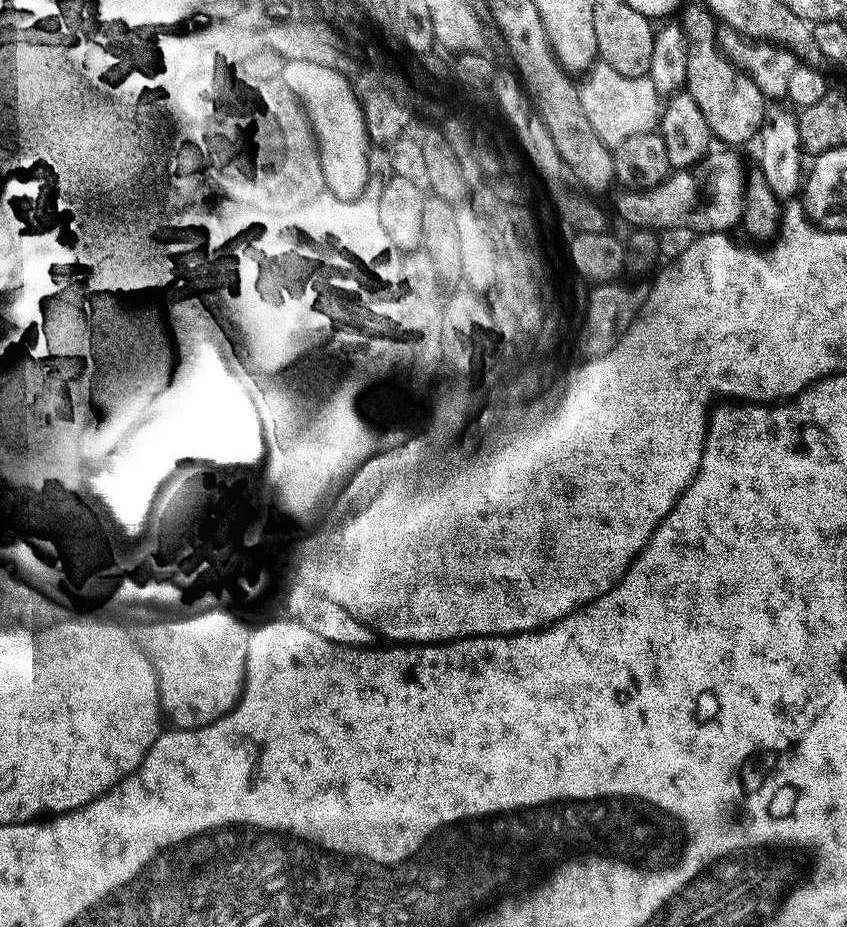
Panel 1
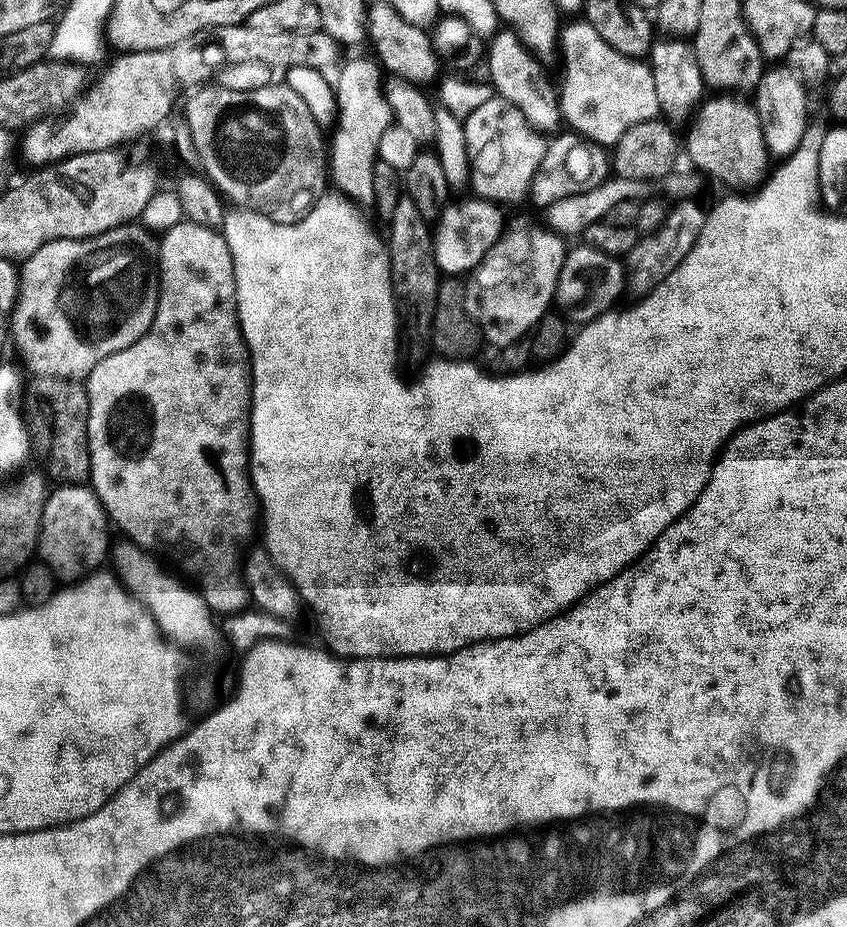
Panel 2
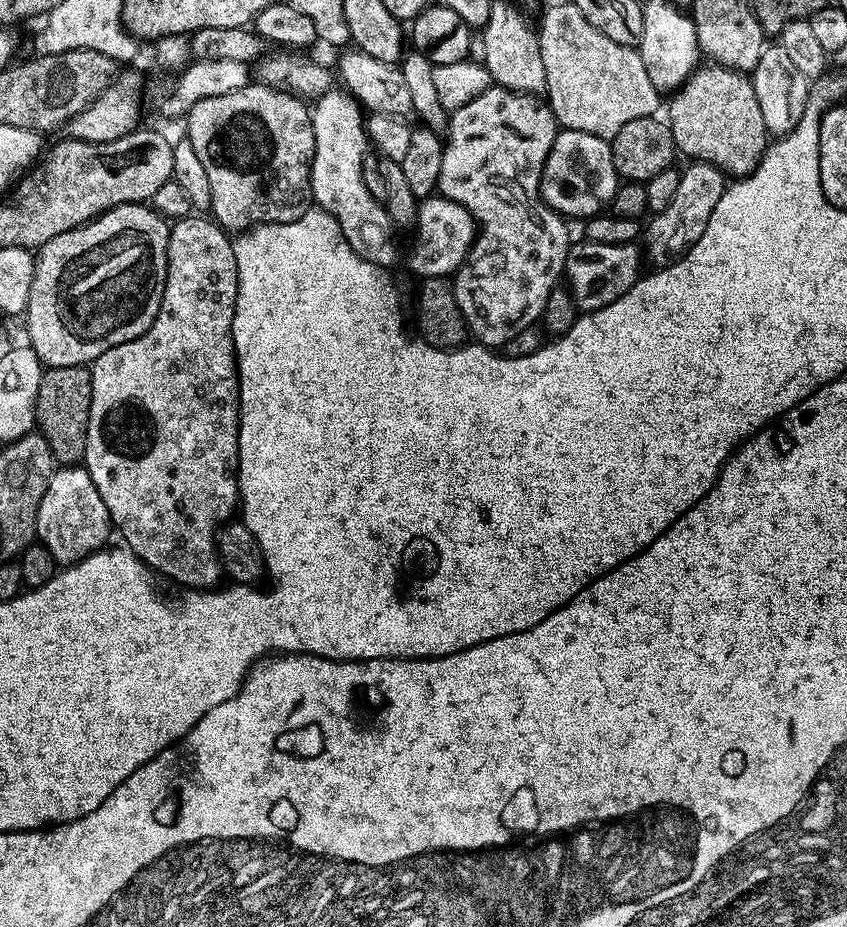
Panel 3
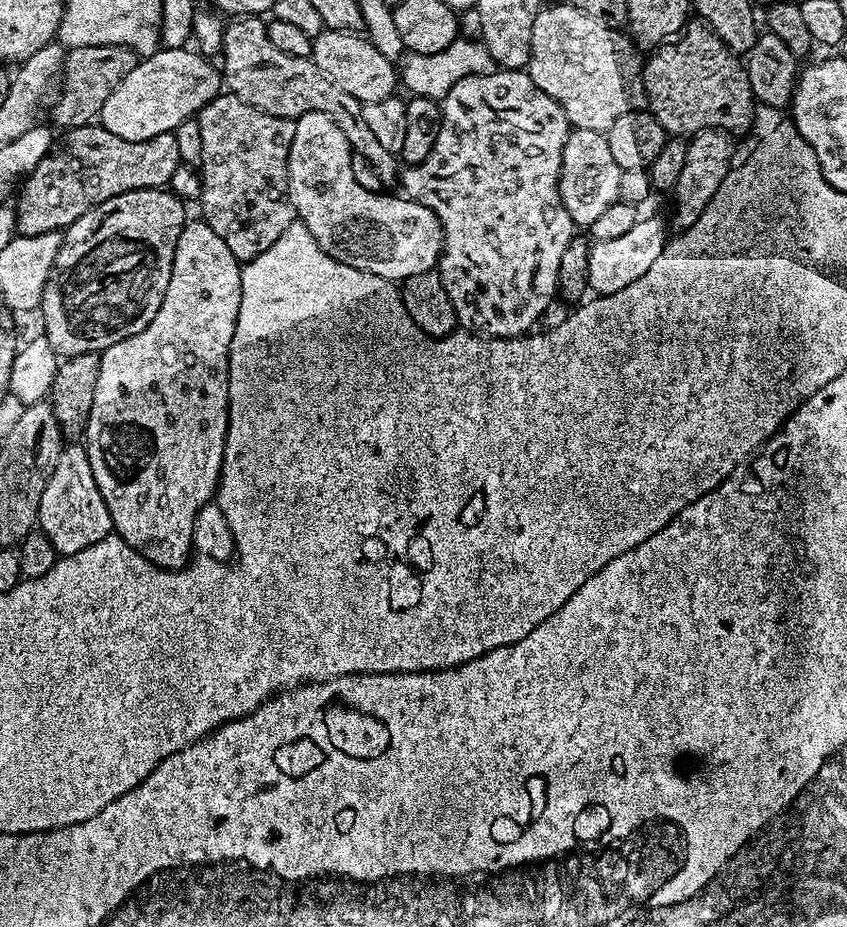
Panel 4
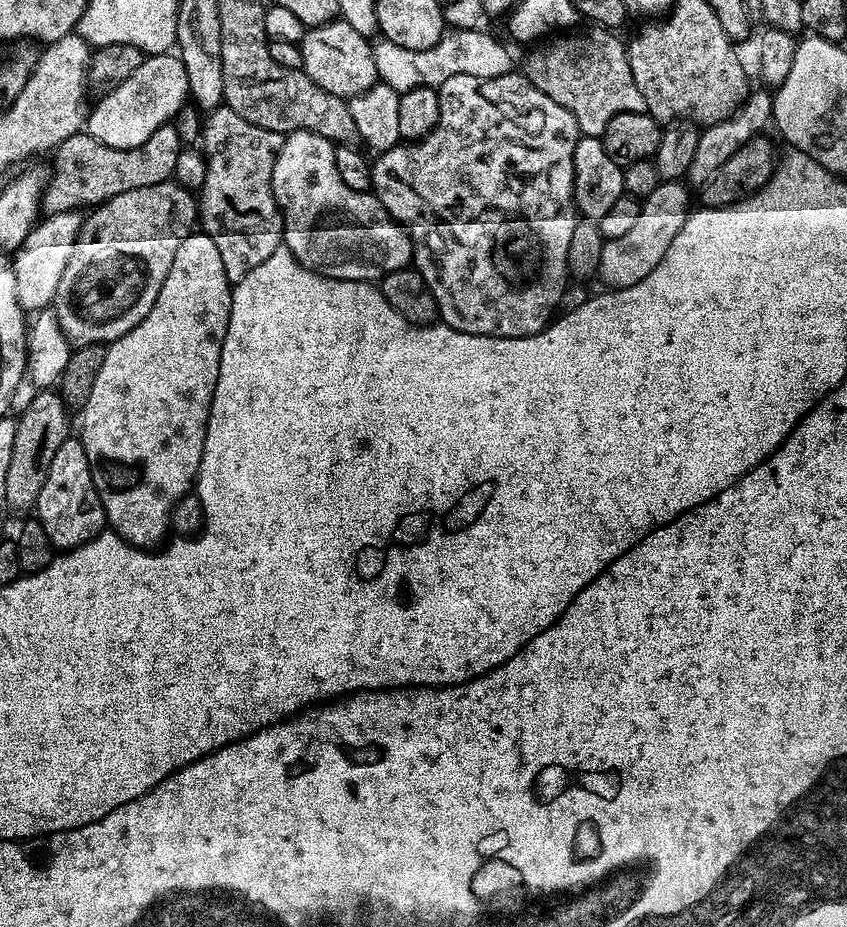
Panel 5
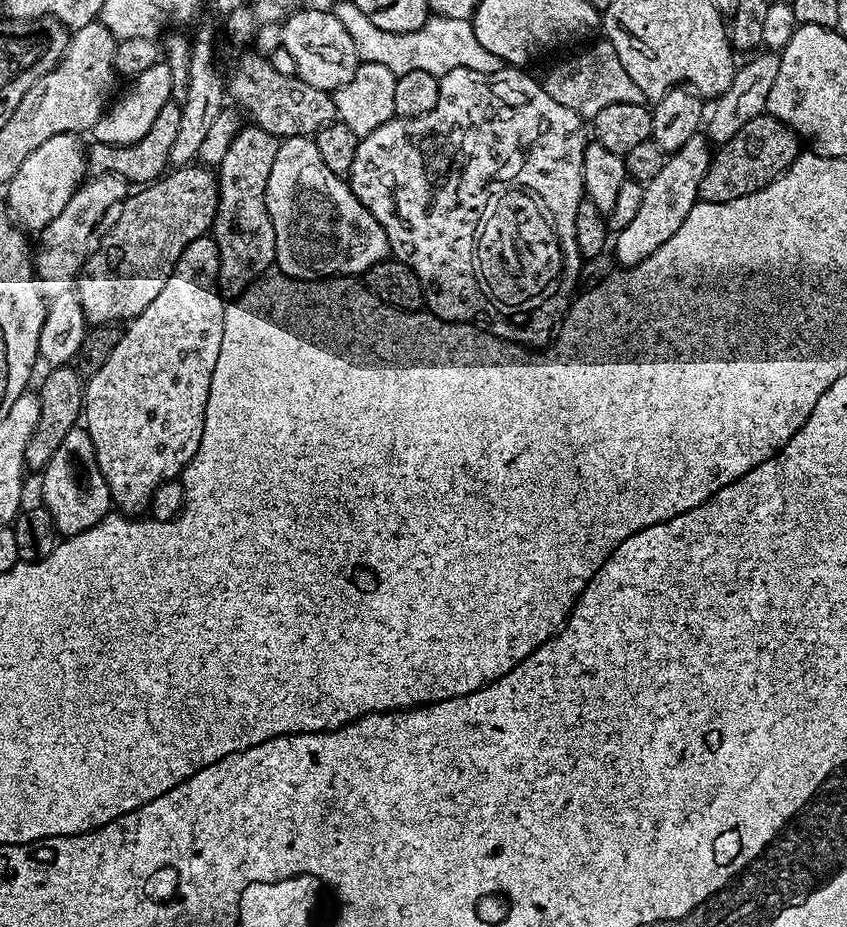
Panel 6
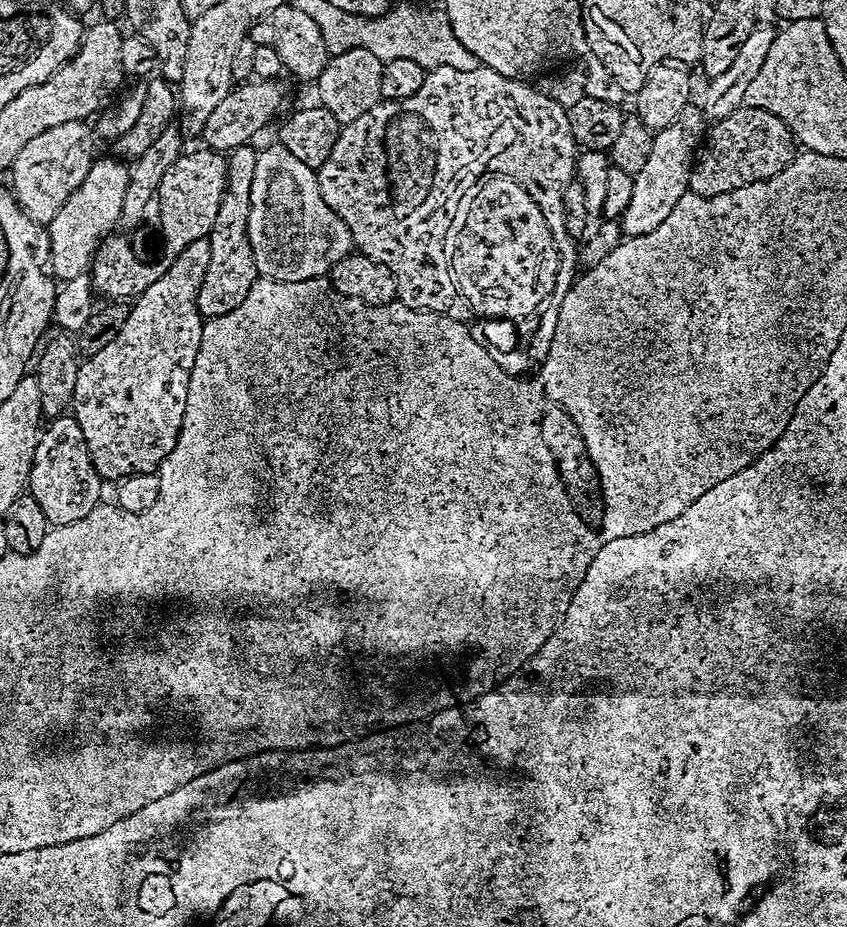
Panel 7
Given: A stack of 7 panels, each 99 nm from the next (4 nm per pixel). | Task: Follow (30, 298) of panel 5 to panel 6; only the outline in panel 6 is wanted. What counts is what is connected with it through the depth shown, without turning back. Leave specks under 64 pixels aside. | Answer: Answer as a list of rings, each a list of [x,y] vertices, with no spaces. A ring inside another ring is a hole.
[[[108,175],[78,187],[76,193],[70,198],[70,202],[66,202],[66,210],[62,210],[62,214],[58,214],[58,218],[54,218],[54,222],[50,222],[39,233],[40,249],[37,252],[35,249],[34,252],[34,272],[41,281],[64,280],[67,276],[75,277],[88,261],[100,219],[108,211],[111,213],[130,192],[129,181],[124,177]]]

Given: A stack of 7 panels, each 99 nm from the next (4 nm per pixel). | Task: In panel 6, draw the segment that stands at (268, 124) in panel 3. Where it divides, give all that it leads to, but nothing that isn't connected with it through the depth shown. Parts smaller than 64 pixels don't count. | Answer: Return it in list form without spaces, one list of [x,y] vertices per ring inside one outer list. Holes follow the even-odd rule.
[[[244,126],[230,142],[226,158],[222,158],[218,165],[220,201],[210,232],[220,255],[216,287],[225,298],[243,296],[251,284],[255,284],[273,267],[276,243],[274,226],[266,206],[266,186],[270,182],[270,170],[274,170],[274,158],[278,158],[279,149],[280,140],[266,130]]]

